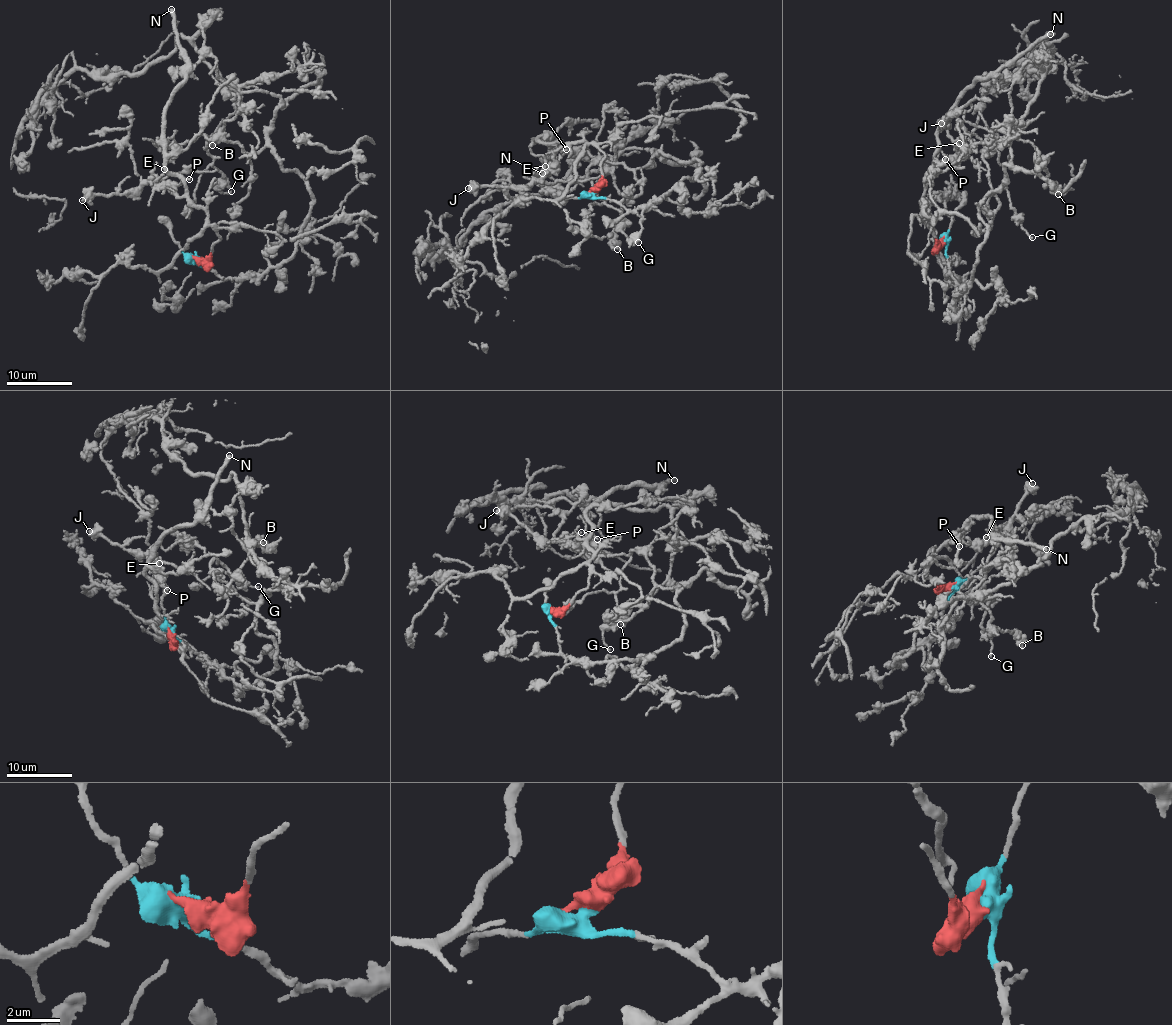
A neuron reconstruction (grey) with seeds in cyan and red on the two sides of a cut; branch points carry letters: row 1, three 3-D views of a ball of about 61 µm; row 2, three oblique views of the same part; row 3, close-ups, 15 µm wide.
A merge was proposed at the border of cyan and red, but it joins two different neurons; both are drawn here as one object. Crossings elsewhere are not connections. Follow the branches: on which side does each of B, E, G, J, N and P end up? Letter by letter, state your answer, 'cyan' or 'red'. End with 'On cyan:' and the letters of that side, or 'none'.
B: cyan
E: red
G: cyan
J: red
N: red
P: red
On cyan: B, G

